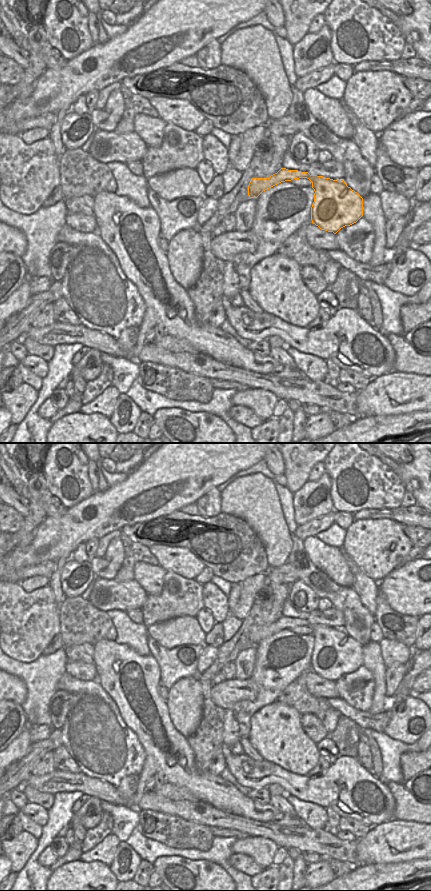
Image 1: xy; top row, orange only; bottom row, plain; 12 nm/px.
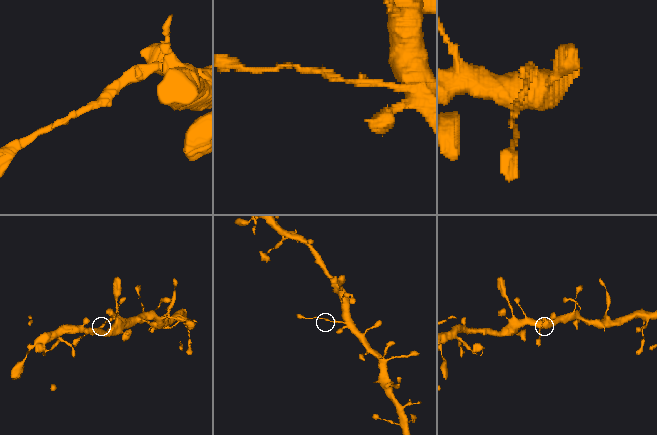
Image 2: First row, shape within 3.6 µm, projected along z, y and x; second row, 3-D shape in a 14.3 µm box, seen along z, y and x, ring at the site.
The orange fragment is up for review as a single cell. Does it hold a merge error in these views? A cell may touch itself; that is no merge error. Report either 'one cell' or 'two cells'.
one cell

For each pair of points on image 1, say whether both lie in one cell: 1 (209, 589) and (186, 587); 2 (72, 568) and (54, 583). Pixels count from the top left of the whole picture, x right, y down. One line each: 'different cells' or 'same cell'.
1: different cells
2: different cells

